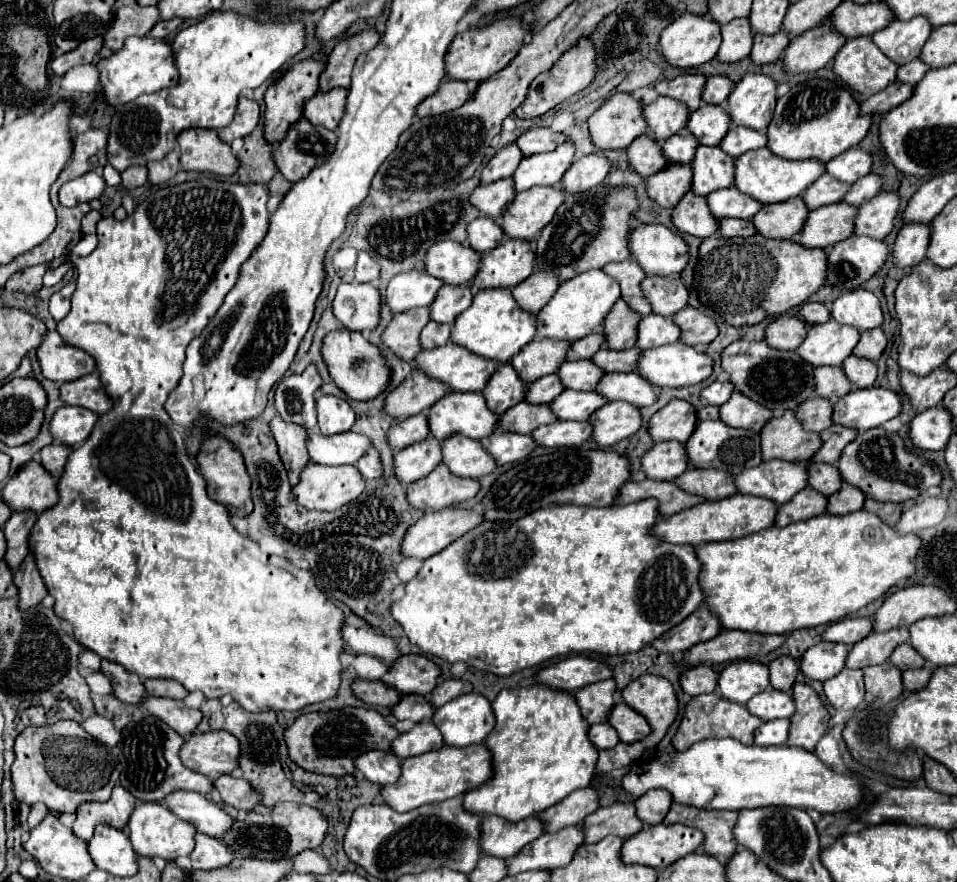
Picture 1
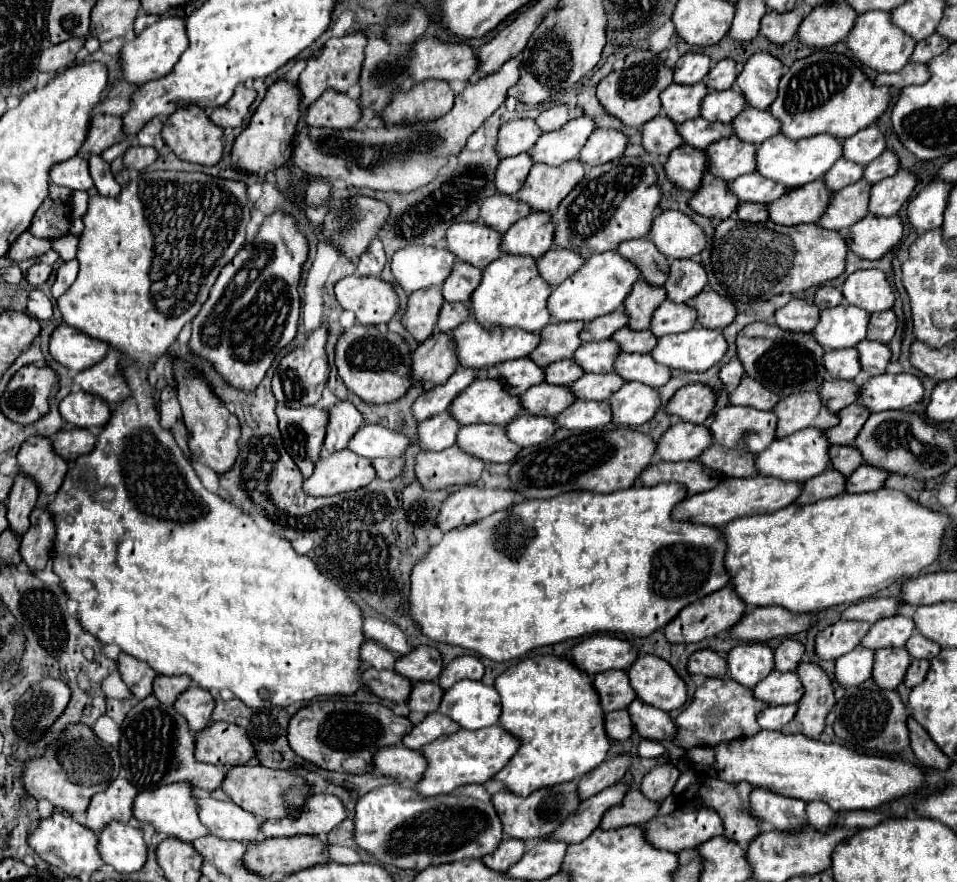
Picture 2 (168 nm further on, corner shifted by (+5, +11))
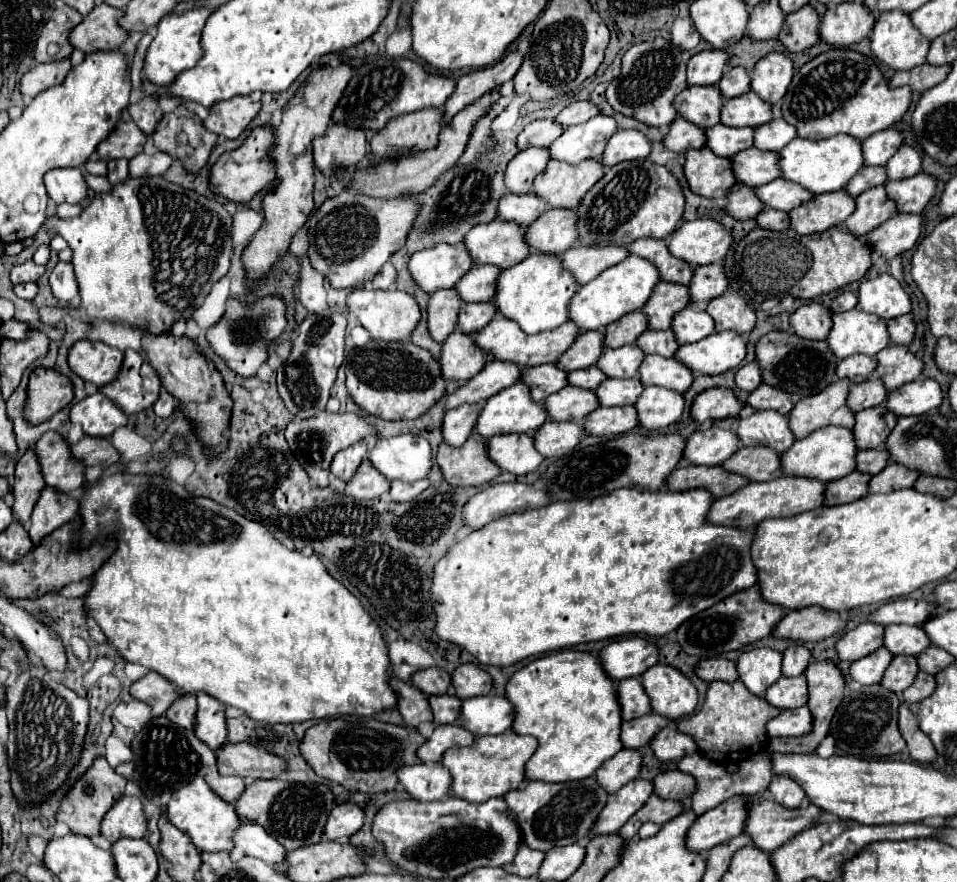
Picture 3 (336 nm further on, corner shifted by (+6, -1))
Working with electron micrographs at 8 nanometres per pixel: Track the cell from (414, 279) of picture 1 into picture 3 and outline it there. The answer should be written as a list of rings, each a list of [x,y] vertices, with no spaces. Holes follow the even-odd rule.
[[[434,245],[414,253],[408,261],[408,271],[414,283],[424,293],[452,289],[456,281],[472,267],[464,245]]]

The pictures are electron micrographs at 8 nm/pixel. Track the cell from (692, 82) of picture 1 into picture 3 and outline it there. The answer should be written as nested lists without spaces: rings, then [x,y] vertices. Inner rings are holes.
[[[702,51],[688,61],[688,85],[716,85],[724,73],[726,51]]]

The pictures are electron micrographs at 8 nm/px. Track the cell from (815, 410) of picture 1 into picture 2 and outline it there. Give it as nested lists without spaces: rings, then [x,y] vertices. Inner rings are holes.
[[[835,379],[835,381],[823,383],[819,393],[821,393],[825,405],[833,413],[839,413],[841,409],[845,409],[847,405],[851,405],[851,403],[855,403],[859,399],[859,385],[855,381]]]

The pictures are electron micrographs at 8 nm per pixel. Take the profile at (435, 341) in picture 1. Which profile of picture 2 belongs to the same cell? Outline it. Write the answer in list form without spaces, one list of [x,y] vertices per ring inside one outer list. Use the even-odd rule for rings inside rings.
[[[445,303],[439,313],[437,329],[447,333],[447,331],[459,327],[461,323],[465,323],[469,317],[471,317],[471,309],[467,303]]]

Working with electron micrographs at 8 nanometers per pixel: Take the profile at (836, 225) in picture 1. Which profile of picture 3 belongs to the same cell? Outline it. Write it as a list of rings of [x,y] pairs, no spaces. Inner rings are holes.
[[[876,185],[856,197],[856,209],[842,225],[860,239],[884,223],[894,211],[894,203],[886,197],[884,185]]]

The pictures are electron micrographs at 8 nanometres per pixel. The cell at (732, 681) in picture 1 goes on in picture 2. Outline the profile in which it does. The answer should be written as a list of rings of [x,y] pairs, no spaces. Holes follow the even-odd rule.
[[[747,643],[731,649],[729,657],[729,675],[745,685],[755,687],[773,671],[773,649],[763,643]]]

